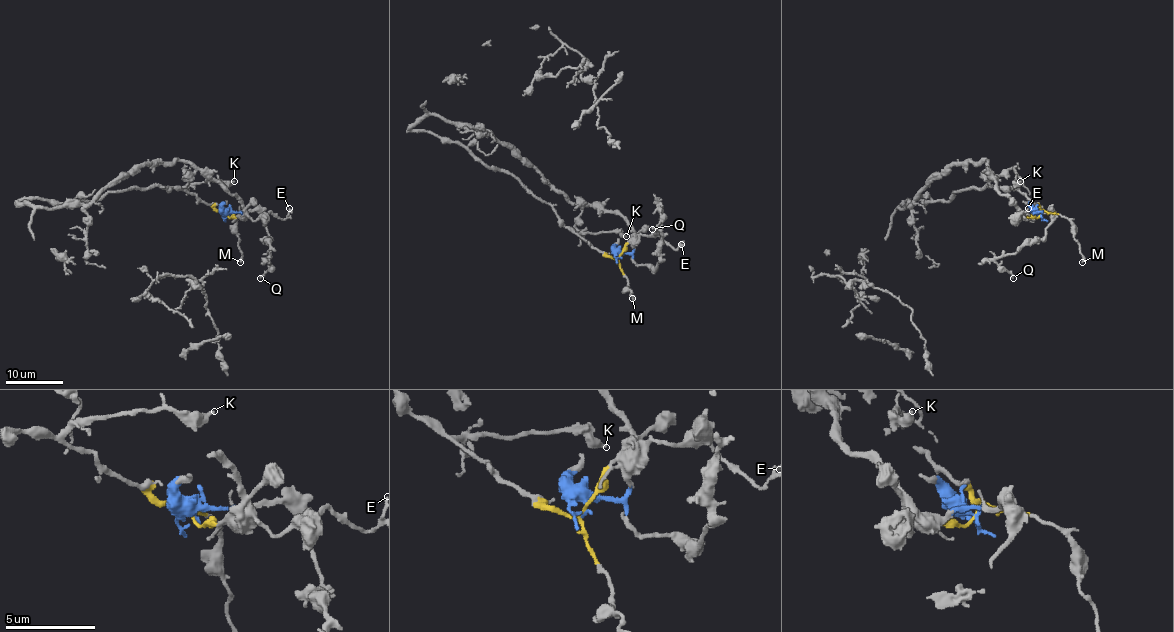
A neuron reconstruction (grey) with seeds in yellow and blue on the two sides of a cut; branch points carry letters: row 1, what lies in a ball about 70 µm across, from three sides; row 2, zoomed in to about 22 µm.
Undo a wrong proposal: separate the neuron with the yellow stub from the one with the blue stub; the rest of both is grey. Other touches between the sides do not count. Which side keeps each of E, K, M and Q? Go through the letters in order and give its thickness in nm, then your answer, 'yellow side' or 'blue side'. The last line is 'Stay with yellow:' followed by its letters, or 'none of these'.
E: calibre 180 nm; blue side
K: calibre 320 nm; yellow side
M: calibre 190 nm; yellow side
Q: calibre 180 nm; blue side
Stay with yellow: K, M

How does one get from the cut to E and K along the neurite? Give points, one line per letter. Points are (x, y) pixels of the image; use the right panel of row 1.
E: (1042, 214), (1022, 215), (1019, 221), (1023, 212), (1033, 219), (1027, 214), (1027, 208)
K: (1042, 214), (1042, 209), (1019, 189), (1016, 180), (1020, 180)

